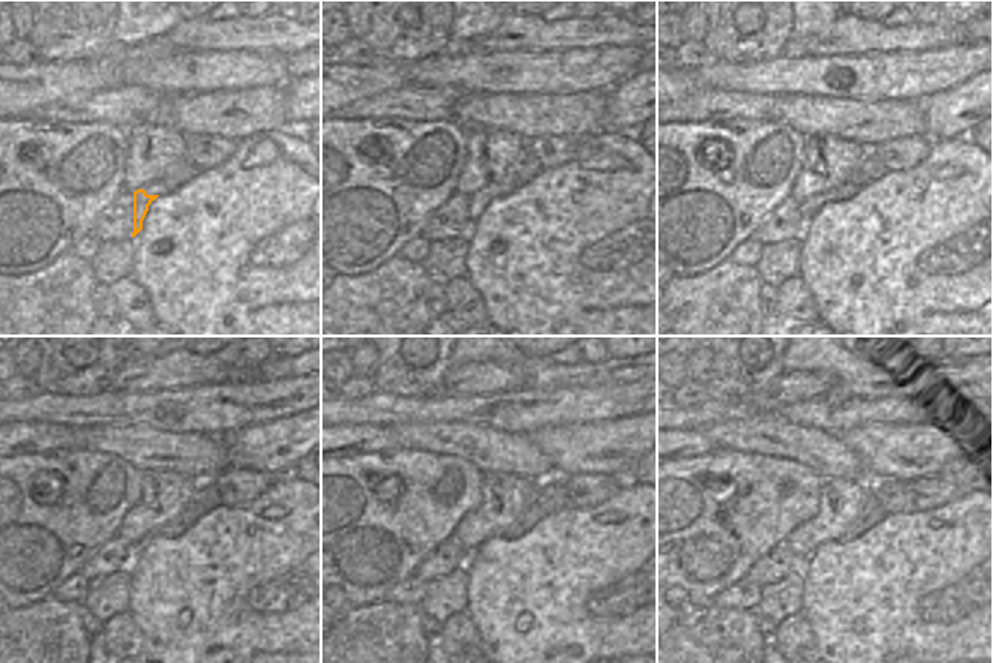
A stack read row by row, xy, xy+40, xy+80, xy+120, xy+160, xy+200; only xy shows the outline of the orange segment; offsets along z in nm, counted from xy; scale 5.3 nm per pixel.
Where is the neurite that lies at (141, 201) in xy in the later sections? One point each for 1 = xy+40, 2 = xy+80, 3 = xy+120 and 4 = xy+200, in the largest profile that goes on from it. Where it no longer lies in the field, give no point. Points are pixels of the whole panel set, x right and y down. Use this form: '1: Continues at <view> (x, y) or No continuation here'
1: Continues at xy+40 (477, 201)
2: Continues at xy+80 (810, 206)
3: Continues at xy+120 (179, 528)
4: Continues at xy+200 (872, 512).

